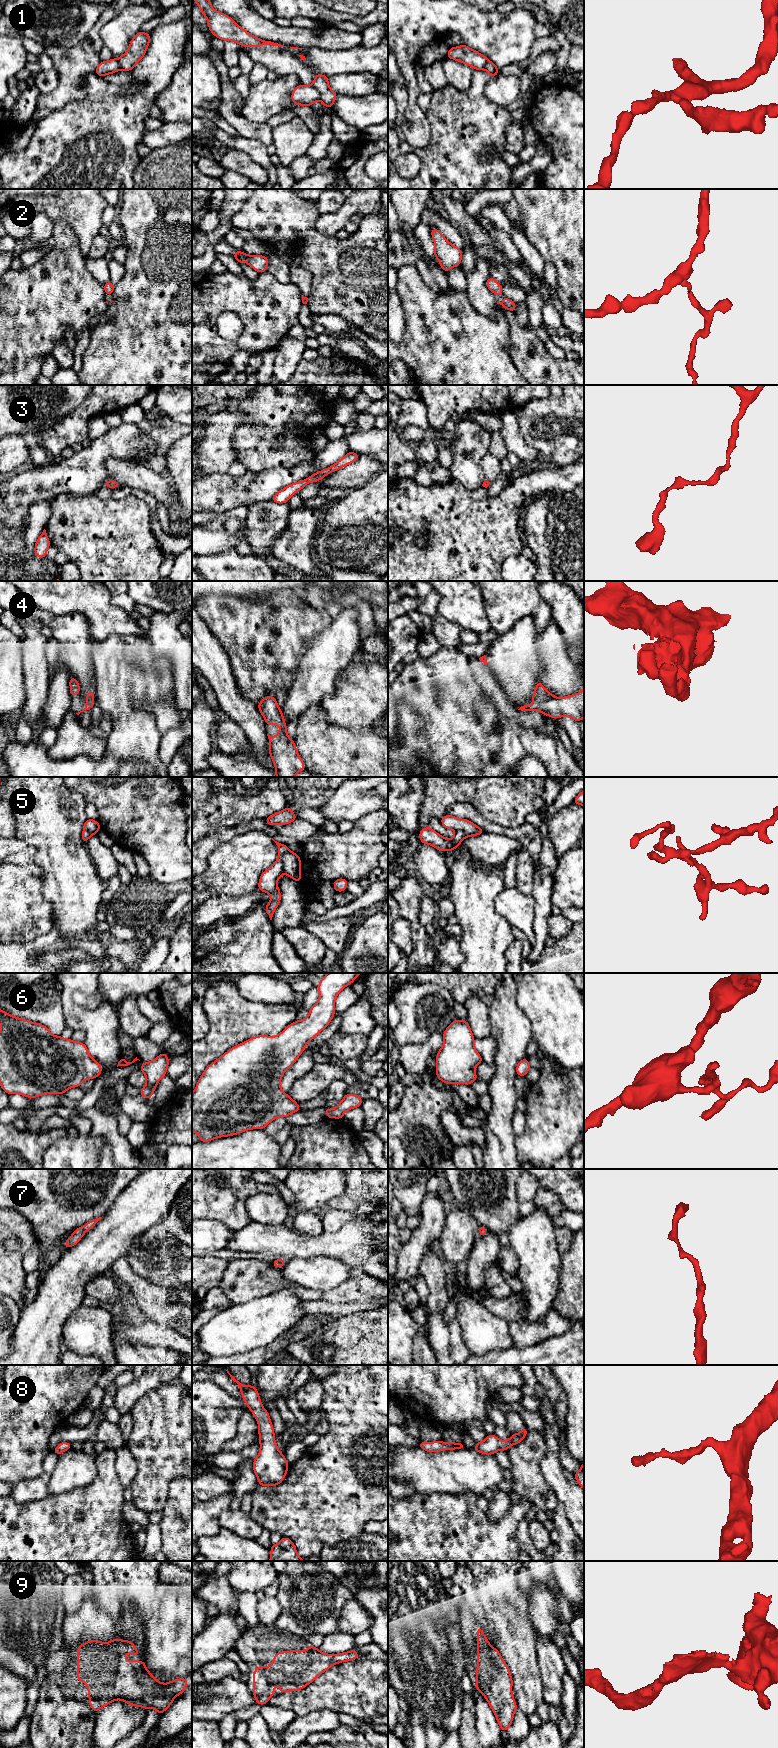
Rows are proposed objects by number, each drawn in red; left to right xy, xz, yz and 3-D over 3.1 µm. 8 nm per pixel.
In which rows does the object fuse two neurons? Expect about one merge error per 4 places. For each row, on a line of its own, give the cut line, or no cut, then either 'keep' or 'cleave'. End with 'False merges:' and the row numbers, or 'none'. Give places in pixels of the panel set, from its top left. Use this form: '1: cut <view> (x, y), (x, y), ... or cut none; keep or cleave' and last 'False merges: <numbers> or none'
1: cut xz (312, 84), (319, 93), (320, 99); cleave
2: cut none; keep
3: cut none; keep
4: cut none; keep
5: cut xz (288, 849), (282, 856), (283, 872); cleave
6: cut none; keep
7: cut none; keep
8: cut none; keep
9: cut none; keep
False merges: 1, 5

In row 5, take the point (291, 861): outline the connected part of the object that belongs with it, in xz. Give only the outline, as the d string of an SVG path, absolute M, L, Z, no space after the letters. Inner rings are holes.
M289 849L283 854L283 871L297 883L301 882L301 860L300 856Z

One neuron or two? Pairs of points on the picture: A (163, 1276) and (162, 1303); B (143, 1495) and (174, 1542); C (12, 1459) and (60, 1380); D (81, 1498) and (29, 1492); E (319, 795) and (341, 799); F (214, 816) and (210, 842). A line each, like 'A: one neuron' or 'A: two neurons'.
A: two neurons
B: two neurons
C: one neuron
D: two neurons
E: two neurons
F: two neurons

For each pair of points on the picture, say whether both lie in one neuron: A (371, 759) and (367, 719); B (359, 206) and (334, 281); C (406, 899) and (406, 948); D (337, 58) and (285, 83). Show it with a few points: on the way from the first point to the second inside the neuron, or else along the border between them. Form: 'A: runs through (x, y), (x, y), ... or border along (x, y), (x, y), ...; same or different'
A: border along (345, 726), (355, 731), (372, 729); different
B: border along (377, 214), (372, 214), (364, 219); different
C: border along (399, 915), (409, 922), (412, 943); different
D: border along (278, 75), (295, 75), (301, 83); different

